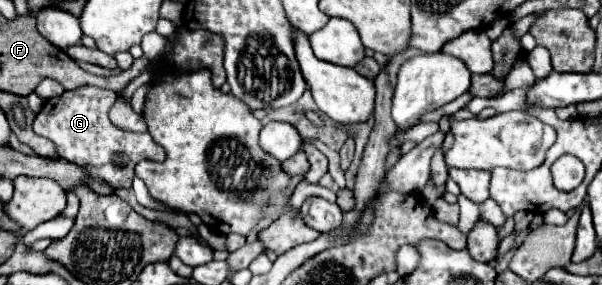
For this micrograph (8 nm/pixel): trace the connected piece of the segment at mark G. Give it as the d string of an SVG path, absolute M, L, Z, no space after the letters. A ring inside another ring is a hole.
M82 86L76 90L66 90L62 96L50 98L42 104L42 110L36 114L34 132L54 142L56 152L66 160L74 160L82 164L86 172L94 172L94 176L102 176L114 188L130 188L134 178L134 166L140 160L154 160L162 162L166 152L160 144L156 144L150 132L134 134L116 128L110 118L108 110L116 100L116 92L96 88L96 86Z

